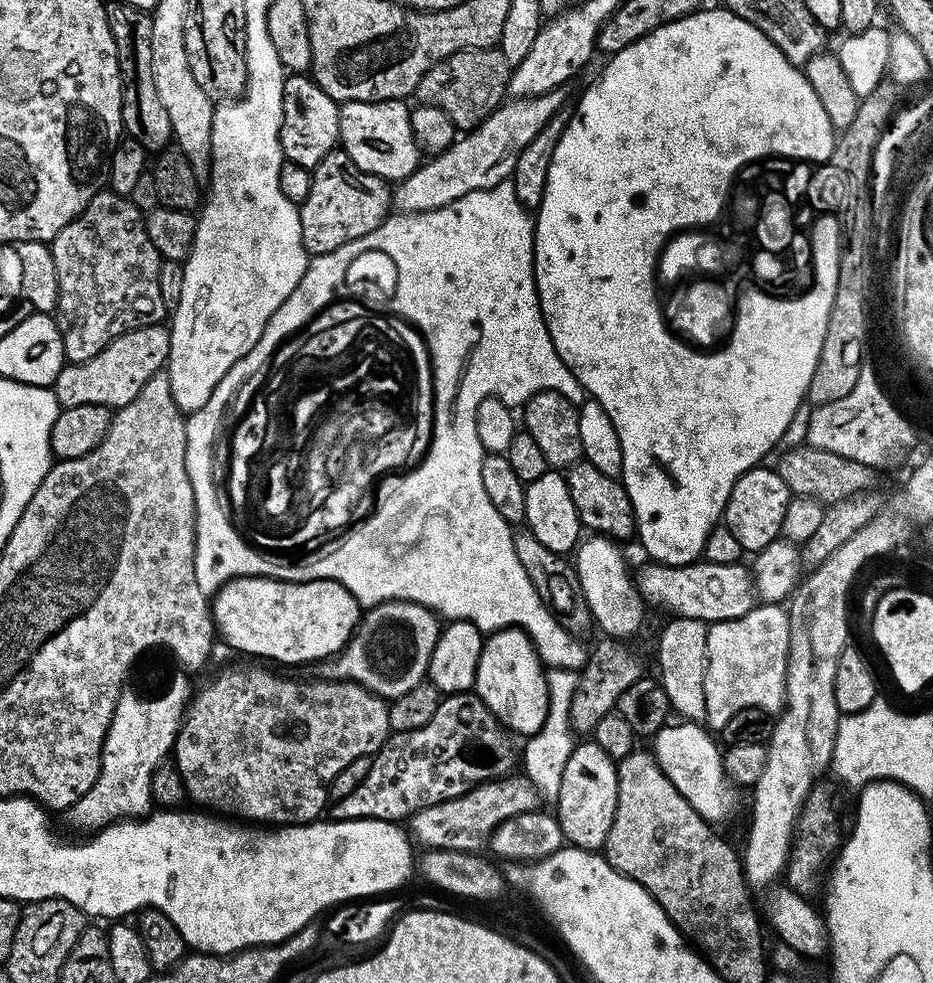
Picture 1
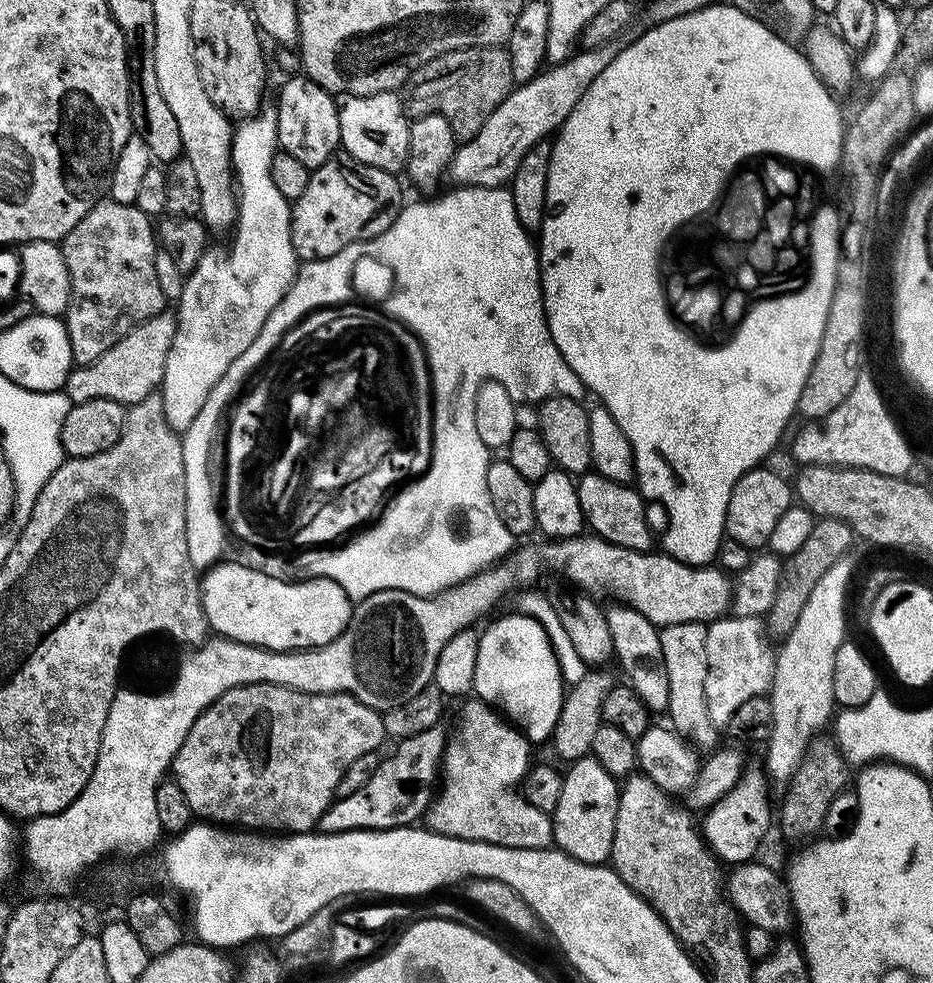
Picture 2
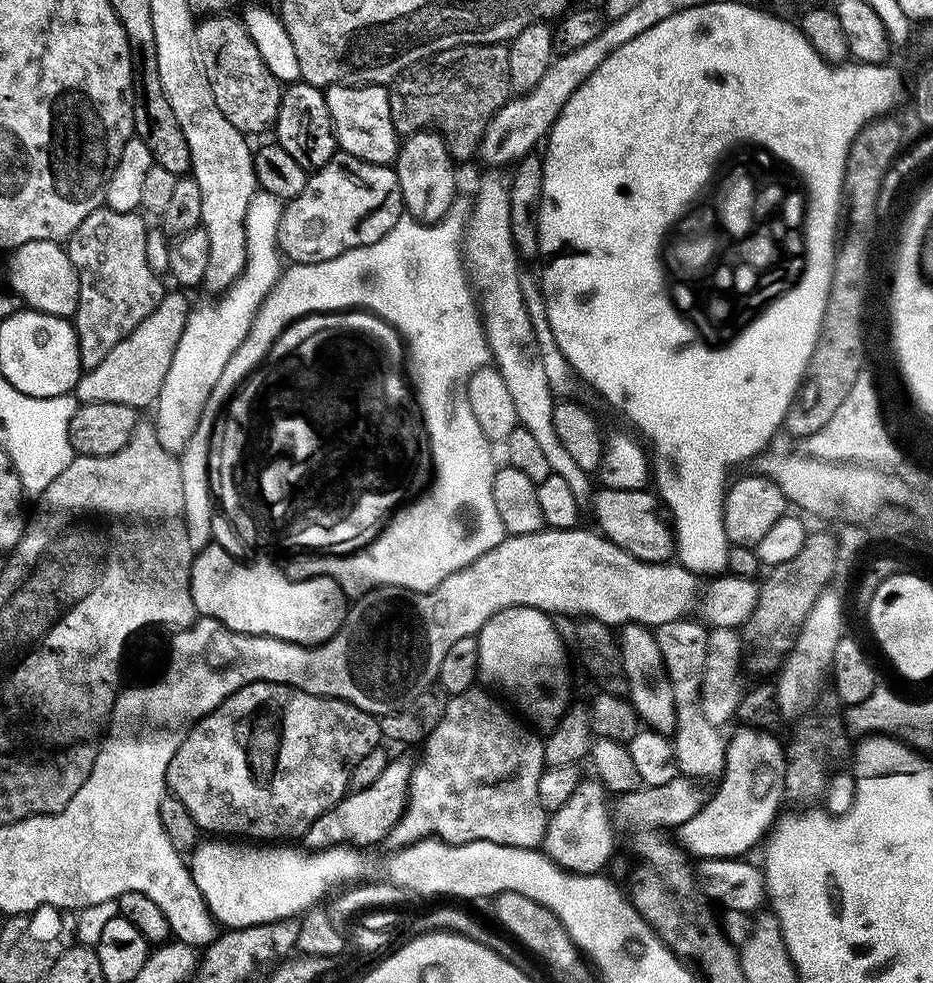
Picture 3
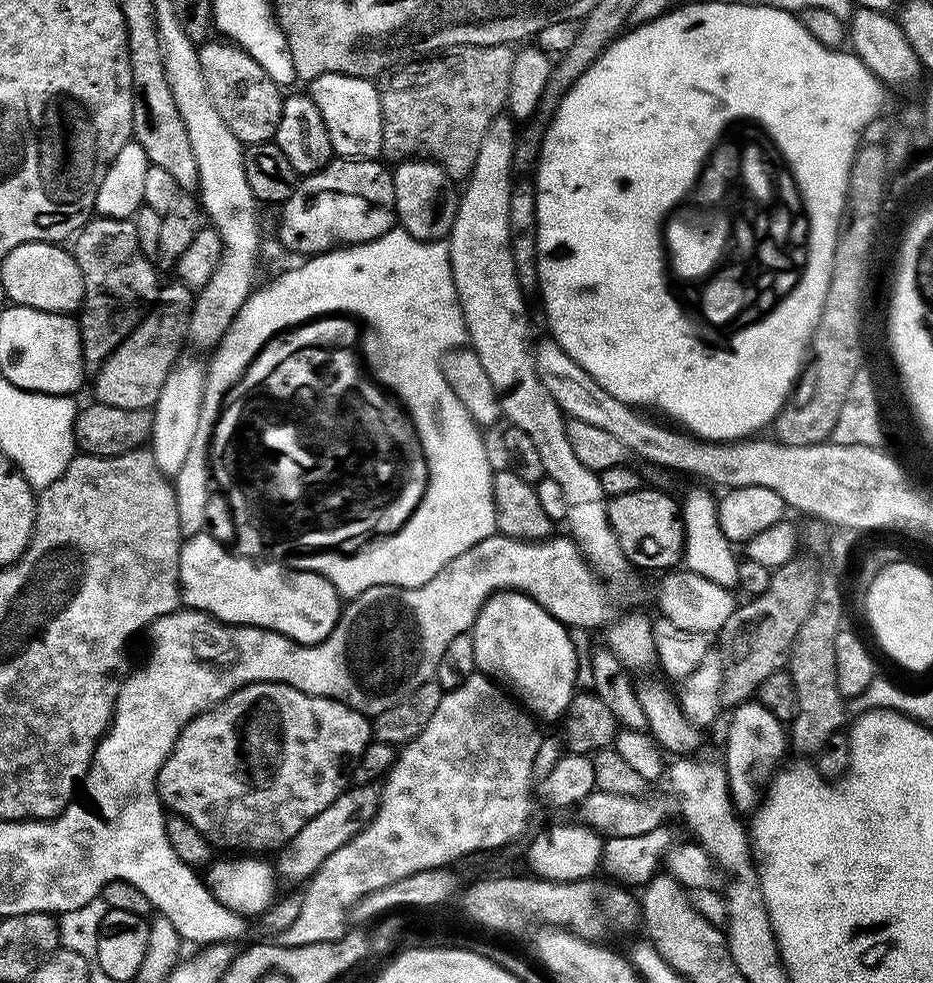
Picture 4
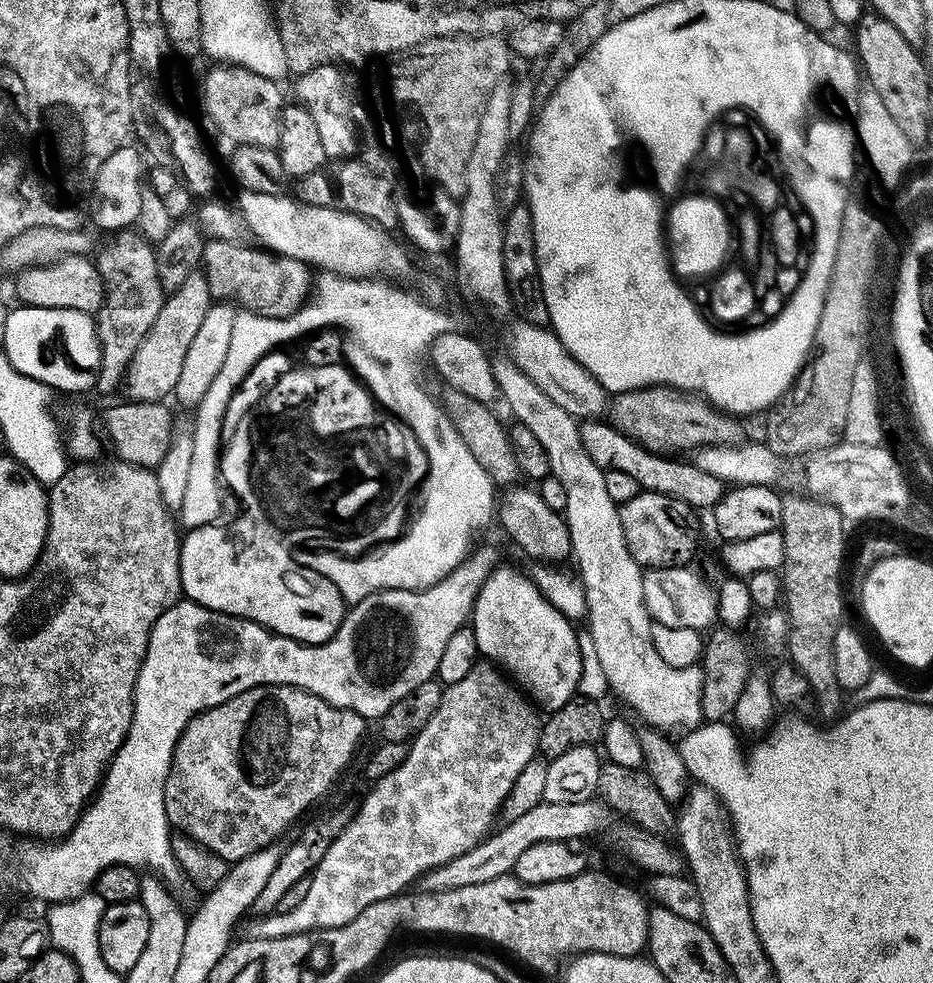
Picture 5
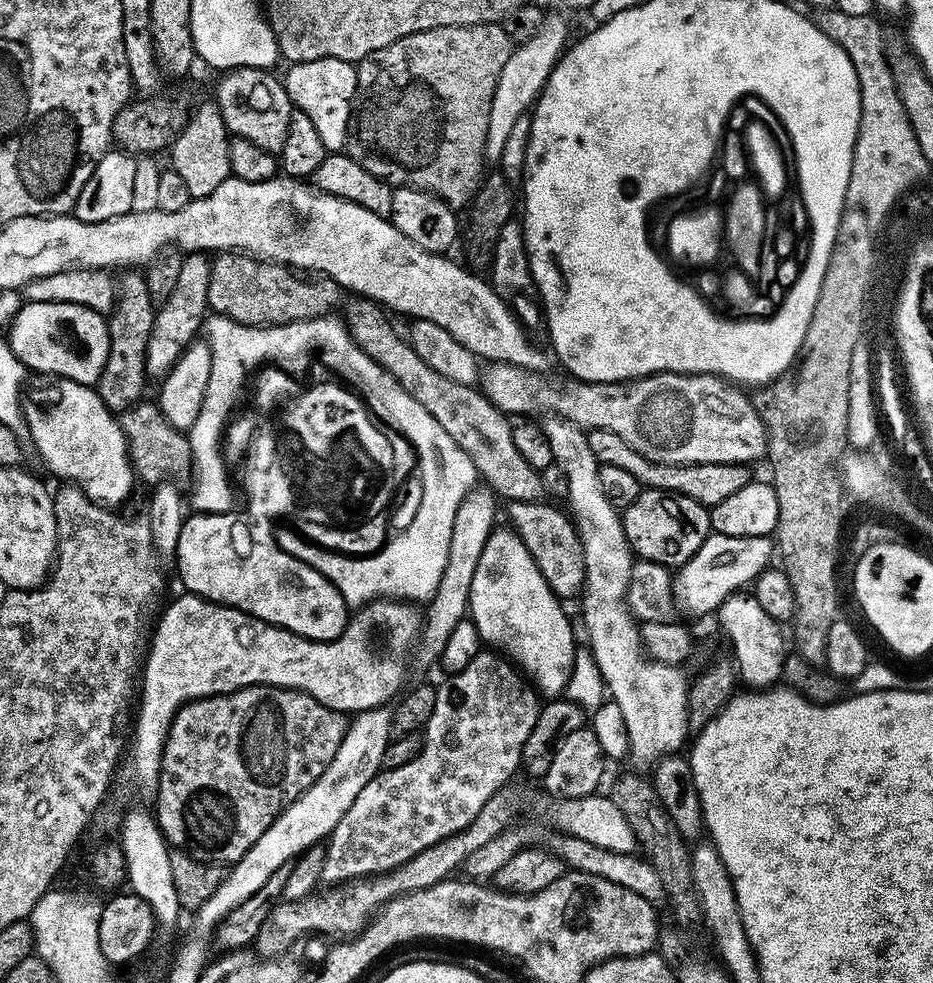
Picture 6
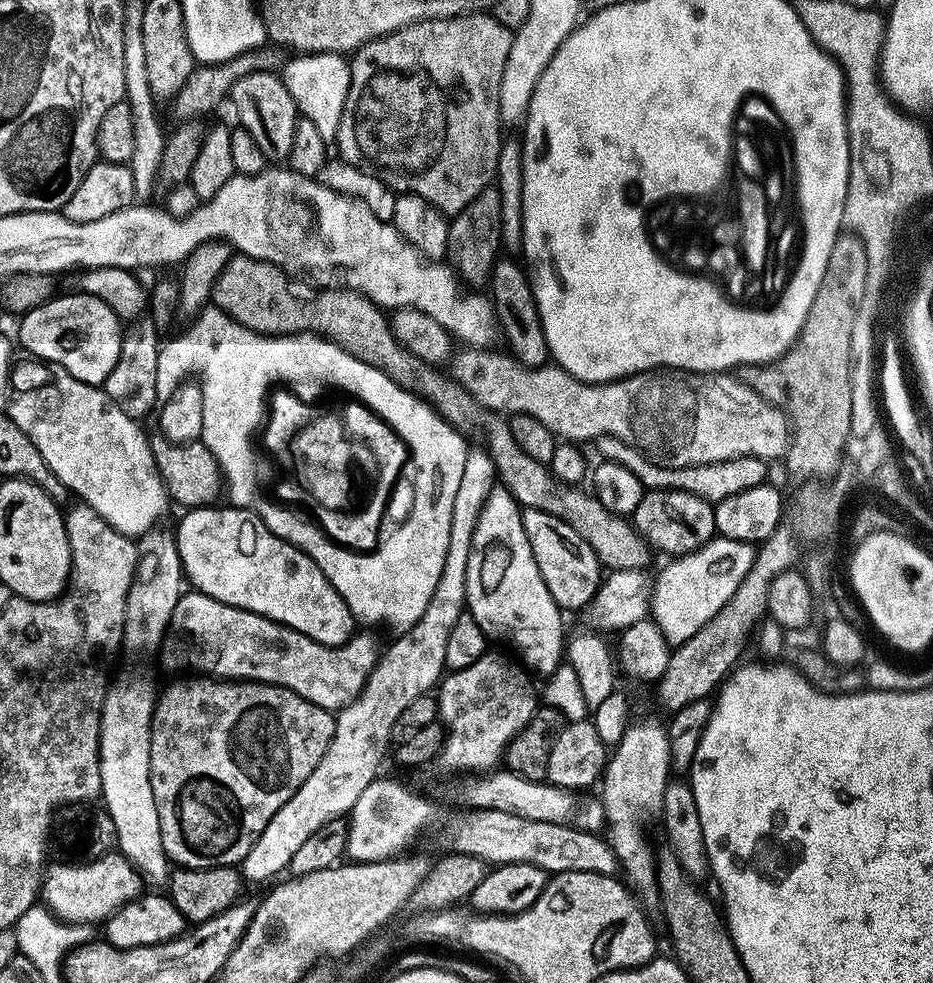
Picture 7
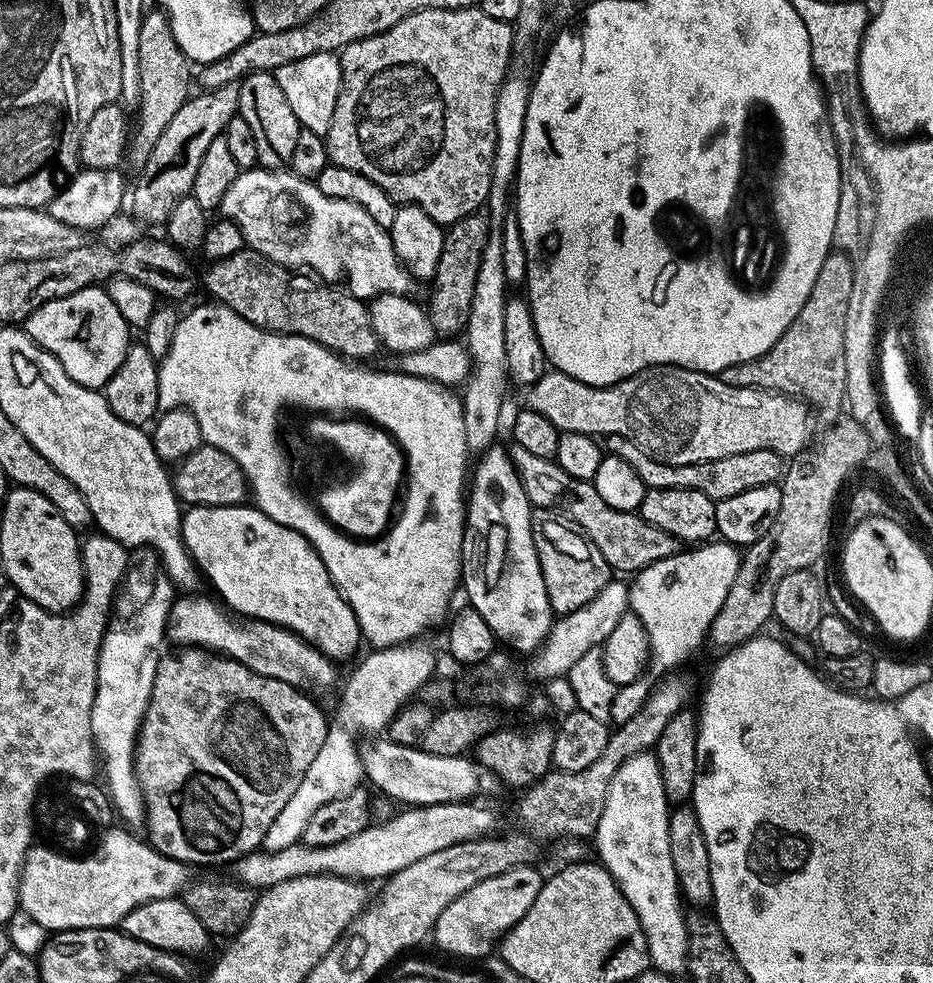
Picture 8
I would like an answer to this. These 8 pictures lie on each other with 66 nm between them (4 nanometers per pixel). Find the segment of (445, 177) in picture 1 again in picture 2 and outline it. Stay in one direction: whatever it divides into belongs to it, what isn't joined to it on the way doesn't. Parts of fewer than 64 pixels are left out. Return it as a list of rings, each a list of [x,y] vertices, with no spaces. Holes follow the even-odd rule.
[[[635,27],[627,28],[621,36],[616,36],[606,46],[585,48],[577,51],[569,60],[547,67],[537,72],[533,80],[516,84],[512,93],[496,107],[494,114],[482,122],[482,130],[474,138],[463,141],[457,147],[454,158],[448,163],[447,175],[452,176],[453,185],[469,188],[498,188],[511,181],[518,162],[536,144],[543,144],[553,134],[559,132],[566,122],[570,110],[578,106],[578,98],[590,90],[590,82],[618,58],[627,44],[638,35]]]

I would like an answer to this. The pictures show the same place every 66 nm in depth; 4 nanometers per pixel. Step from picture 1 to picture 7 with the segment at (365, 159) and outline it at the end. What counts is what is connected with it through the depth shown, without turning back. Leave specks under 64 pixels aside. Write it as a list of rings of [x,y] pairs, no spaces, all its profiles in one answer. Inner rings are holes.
[[[330,52],[293,55],[293,60],[283,65],[282,79],[290,98],[294,98],[297,113],[303,119],[314,122],[322,138],[335,141],[338,122],[342,122],[342,110],[346,106],[346,94],[350,90],[350,64],[343,55]]]

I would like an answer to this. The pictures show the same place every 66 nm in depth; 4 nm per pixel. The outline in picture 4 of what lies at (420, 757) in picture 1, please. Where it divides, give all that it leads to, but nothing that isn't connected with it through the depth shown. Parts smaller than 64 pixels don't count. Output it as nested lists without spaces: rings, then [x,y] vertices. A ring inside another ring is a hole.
[[[375,783],[345,788],[338,798],[334,798],[334,802],[330,802],[330,806],[326,806],[326,810],[322,810],[322,814],[314,814],[314,818],[310,818],[310,822],[306,822],[306,826],[302,826],[302,830],[298,830],[298,834],[294,834],[294,838],[290,838],[290,842],[275,853],[274,871],[277,877],[299,886],[310,881],[330,854],[345,846],[375,818],[380,794],[381,789]]]

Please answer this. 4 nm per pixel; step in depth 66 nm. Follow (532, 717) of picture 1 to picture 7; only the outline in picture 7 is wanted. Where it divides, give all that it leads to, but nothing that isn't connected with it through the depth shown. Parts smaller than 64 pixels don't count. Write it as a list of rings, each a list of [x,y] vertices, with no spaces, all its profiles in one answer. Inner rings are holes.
[[[502,486],[492,487],[478,514],[466,564],[465,598],[467,611],[485,637],[493,636],[517,648],[519,663],[525,669],[541,672],[542,677],[548,678],[561,666],[565,659],[565,617],[554,598],[550,598],[542,574],[538,574],[538,562],[534,562],[534,550],[530,550],[530,538],[526,538],[522,526],[520,504]]]

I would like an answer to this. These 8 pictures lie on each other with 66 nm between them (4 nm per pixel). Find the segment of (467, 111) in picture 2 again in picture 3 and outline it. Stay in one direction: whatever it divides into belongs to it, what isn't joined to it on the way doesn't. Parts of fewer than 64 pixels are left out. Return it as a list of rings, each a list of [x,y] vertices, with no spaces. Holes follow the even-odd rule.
[[[463,44],[401,72],[388,88],[390,114],[401,137],[431,130],[440,133],[453,161],[477,155],[494,114],[513,95],[510,58],[504,44]]]

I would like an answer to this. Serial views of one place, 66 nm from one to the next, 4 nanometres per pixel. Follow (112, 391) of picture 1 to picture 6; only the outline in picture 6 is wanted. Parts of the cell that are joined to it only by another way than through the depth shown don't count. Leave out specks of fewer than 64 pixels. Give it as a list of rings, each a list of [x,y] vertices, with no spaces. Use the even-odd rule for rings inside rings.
[[[189,252],[184,256],[182,270],[178,273],[178,286],[174,286],[174,291],[170,293],[170,298],[166,298],[164,304],[159,305],[156,309],[154,326],[150,334],[150,342],[146,350],[146,370],[149,377],[163,378],[168,375],[168,371],[176,365],[176,360],[188,349],[189,344],[197,339],[198,333],[202,328],[202,321],[209,311],[208,291],[210,290],[210,274],[212,273],[212,260],[203,252]]]

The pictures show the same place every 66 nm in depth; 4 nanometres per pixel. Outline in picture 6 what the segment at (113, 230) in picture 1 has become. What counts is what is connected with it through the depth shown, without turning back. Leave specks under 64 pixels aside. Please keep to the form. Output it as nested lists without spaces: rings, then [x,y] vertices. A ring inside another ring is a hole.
[[[124,270],[118,276],[118,299],[114,311],[107,317],[108,337],[112,345],[106,358],[106,366],[98,381],[102,402],[119,414],[134,404],[141,403],[144,383],[150,380],[146,370],[146,350],[154,326],[157,305],[146,290],[143,275],[136,270]],[[137,272],[137,273],[136,273]]]

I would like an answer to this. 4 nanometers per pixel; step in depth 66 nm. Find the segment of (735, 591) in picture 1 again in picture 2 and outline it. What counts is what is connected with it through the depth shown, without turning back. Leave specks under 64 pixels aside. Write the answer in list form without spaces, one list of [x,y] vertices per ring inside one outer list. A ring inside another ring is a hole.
[[[581,534],[568,539],[548,542],[548,545],[541,550],[540,556],[554,571],[561,572],[572,583],[569,585],[575,586],[579,591],[597,598],[605,598],[604,596],[613,592],[617,596],[615,599],[621,605],[632,607],[657,626],[681,624],[682,622],[707,625],[711,621],[721,619],[732,607],[734,584],[729,573],[716,566],[683,564],[660,550],[635,552],[629,548],[606,542],[595,534]]]

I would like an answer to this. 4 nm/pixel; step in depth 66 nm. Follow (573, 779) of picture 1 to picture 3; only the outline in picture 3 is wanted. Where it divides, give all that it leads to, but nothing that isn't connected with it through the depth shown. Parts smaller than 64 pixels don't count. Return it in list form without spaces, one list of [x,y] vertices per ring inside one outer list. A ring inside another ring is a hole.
[[[584,778],[570,802],[551,813],[542,851],[567,872],[576,872],[579,876],[594,876],[603,873],[604,867],[612,860],[612,851],[616,848],[616,836],[612,833],[612,828],[614,829],[614,821],[610,815],[610,800],[604,785],[595,778]]]

